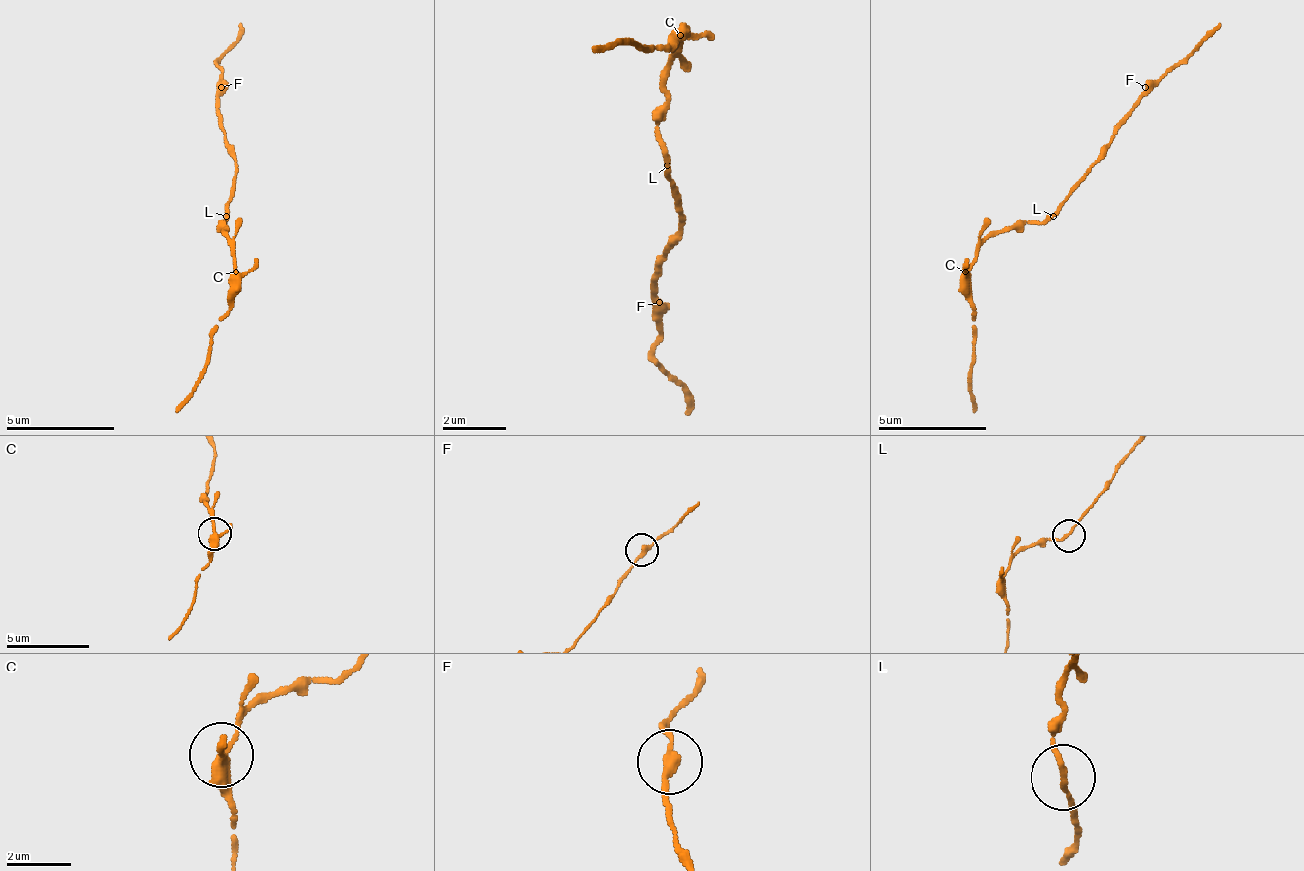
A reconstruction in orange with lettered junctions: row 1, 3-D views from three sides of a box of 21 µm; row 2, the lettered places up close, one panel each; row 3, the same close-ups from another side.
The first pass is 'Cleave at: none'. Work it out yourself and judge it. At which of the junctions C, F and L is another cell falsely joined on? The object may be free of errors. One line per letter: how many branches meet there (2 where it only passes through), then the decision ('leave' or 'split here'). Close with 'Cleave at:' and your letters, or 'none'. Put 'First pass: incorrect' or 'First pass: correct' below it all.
C: branches 3; split here
F: branches 2; leave
L: branches 2; leave
Cleave at: C
First pass: incorrect

